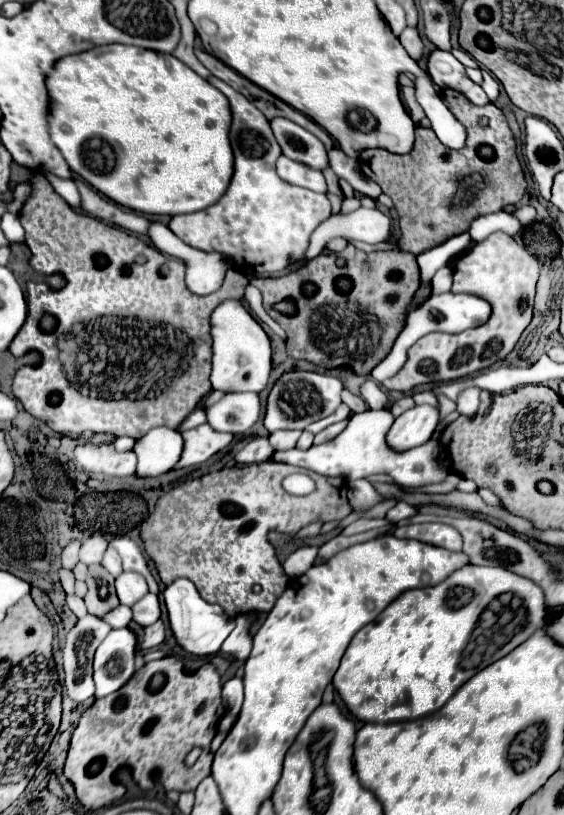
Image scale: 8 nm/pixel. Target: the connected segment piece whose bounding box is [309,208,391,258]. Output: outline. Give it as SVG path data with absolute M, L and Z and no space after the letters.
M359 208L349 214L331 214L327 222L317 226L309 244L309 258L319 256L327 242L333 238L357 240L365 244L381 244L391 236L391 218L383 216L379 210Z

